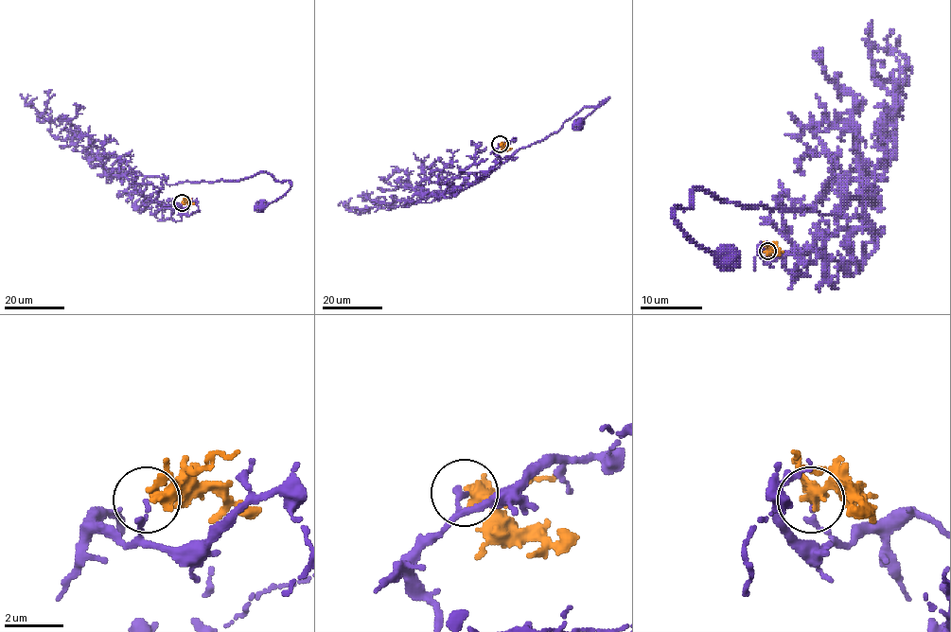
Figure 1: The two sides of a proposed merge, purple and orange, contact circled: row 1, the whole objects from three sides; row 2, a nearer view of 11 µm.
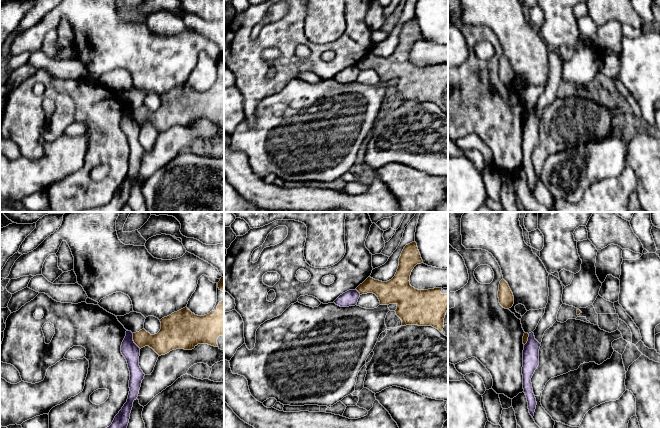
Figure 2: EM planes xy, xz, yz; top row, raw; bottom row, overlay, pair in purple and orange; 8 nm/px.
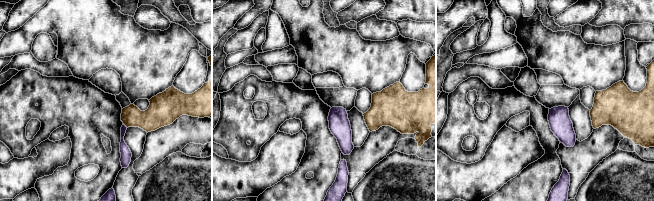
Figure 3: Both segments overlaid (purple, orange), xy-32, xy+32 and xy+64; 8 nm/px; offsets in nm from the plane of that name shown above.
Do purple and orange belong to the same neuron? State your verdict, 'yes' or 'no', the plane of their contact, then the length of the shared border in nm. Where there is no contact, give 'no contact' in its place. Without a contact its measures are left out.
no; contact in xy; length 140 nm

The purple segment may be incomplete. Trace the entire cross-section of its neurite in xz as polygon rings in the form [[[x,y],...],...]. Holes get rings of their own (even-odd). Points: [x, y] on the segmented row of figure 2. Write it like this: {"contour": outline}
{"contour": [[[349,290],[340,295],[334,303],[340,307],[349,307],[357,305],[360,293],[355,290]]]}

